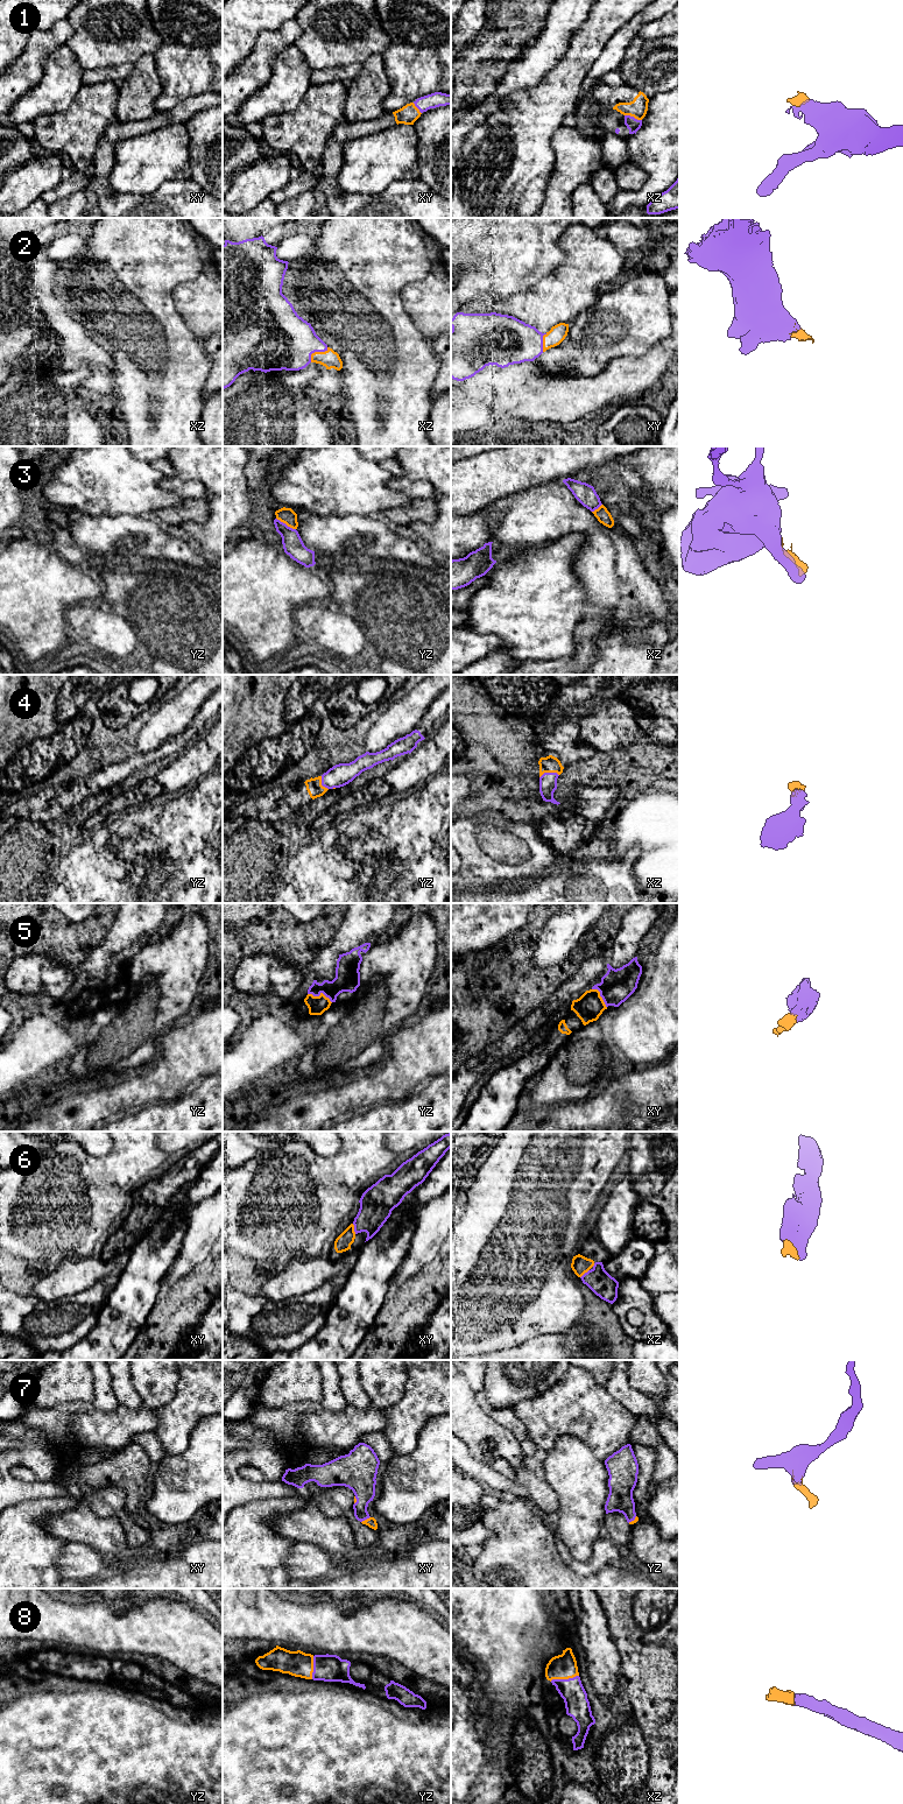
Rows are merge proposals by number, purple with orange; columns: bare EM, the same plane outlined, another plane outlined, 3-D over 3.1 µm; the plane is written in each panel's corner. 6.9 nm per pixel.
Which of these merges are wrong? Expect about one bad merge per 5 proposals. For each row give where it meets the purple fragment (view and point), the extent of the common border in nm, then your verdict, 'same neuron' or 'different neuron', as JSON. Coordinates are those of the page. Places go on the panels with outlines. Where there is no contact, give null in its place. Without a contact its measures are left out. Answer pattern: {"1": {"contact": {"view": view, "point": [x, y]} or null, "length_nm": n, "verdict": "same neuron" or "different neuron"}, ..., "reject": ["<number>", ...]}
{"1": {"contact": {"view": "xz", "point": [633, 117]}, "length_nm": 130, "verdict": "same neuron"}, "2": {"contact": {"view": "xz", "point": [316, 351]}, "length_nm": 160, "verdict": "same neuron"}, "3": {"contact": {"view": "yz", "point": [284, 523]}, "length_nm": 160, "verdict": "different neuron"}, "4": {"contact": {"view": "xz", "point": [549, 773]}, "length_nm": 140, "verdict": "same neuron"}, "5": {"contact": {"view": "yz", "point": [319, 994]}, "length_nm": 180, "verdict": "same neuron"}, "6": {"contact": {"view": "xy", "point": [354, 1228]}, "length_nm": 80, "verdict": "same neuron"}, "7": {"contact": {"view": "xy", "point": [365, 1519]}, "length_nm": 80, "verdict": "same neuron"}, "8": {"contact": {"view": "xz", "point": [564, 1679]}, "length_nm": 200, "verdict": "same neuron"}, "reject": ["3"]}

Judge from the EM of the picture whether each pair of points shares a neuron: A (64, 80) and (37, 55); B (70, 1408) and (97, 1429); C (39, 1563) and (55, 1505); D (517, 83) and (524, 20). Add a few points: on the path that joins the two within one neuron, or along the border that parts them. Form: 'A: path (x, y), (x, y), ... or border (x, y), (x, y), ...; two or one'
A: border (65, 43), (48, 57), (41, 79), (33, 86); two
B: border (94, 1408), (72, 1416), (68, 1438); two
C: path (32, 1547), (32, 1519), (39, 1512); one
D: border (537, 37), (508, 67), (502, 79); two

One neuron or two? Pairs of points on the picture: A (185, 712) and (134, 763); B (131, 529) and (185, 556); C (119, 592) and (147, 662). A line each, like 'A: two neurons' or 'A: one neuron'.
A: two neurons
B: one neuron
C: two neurons

